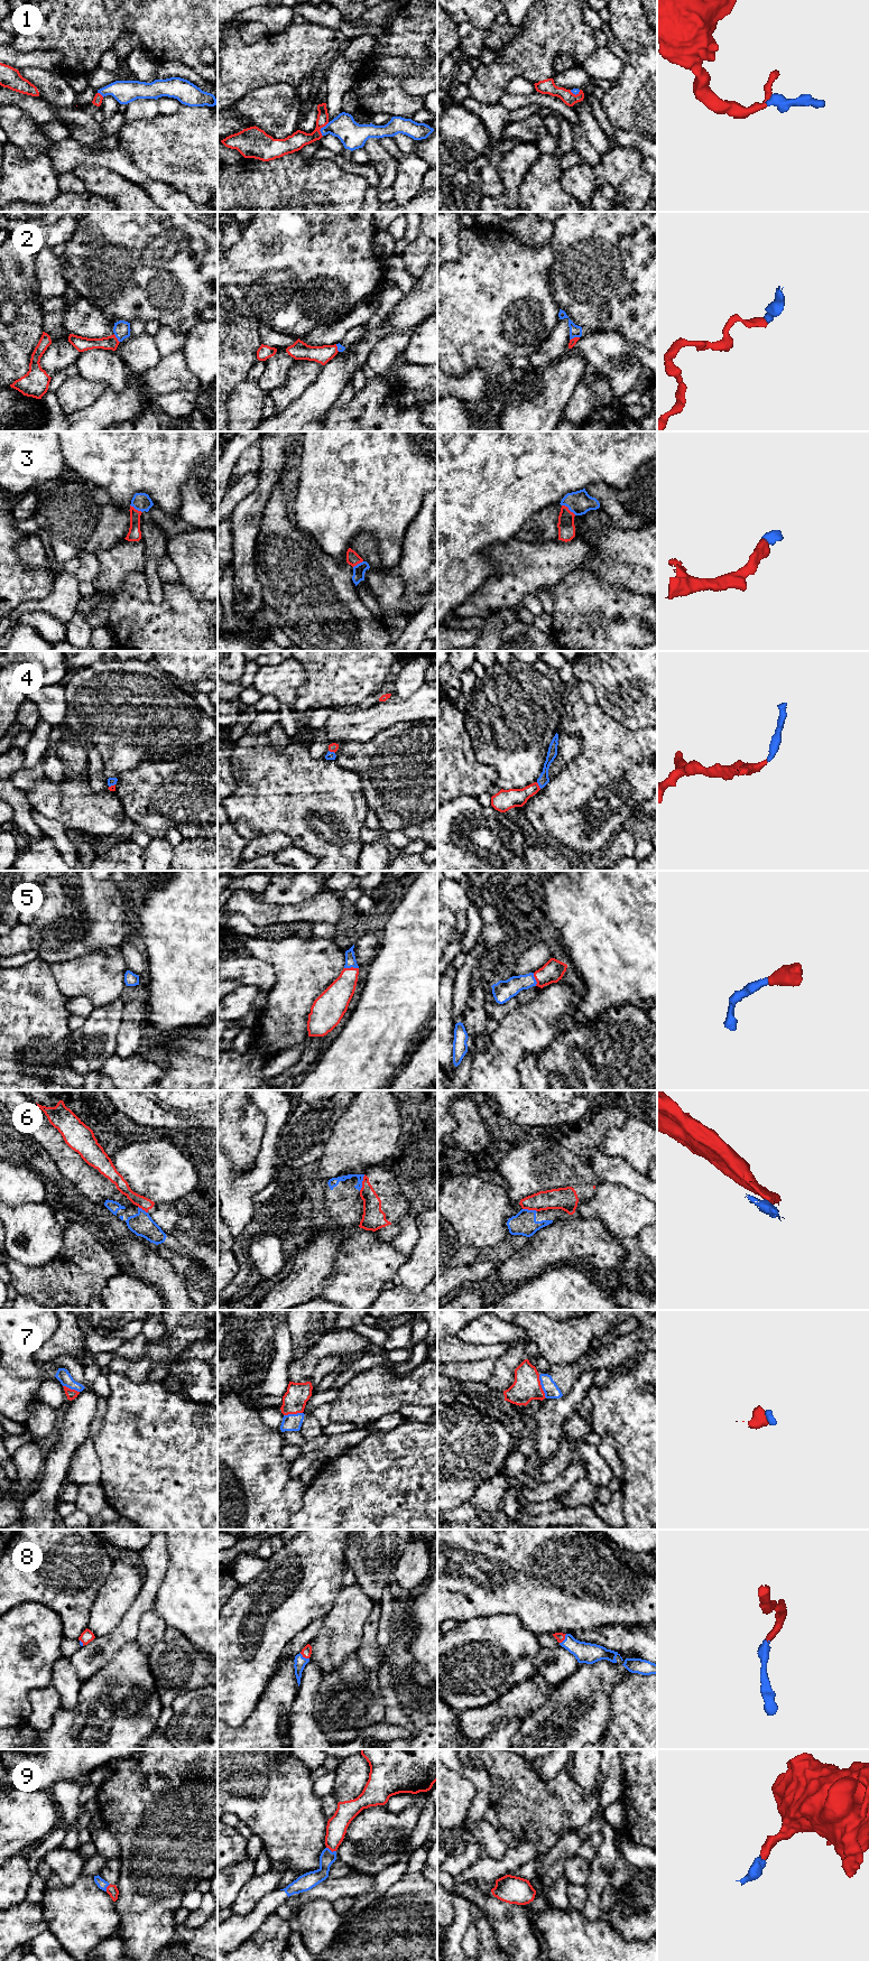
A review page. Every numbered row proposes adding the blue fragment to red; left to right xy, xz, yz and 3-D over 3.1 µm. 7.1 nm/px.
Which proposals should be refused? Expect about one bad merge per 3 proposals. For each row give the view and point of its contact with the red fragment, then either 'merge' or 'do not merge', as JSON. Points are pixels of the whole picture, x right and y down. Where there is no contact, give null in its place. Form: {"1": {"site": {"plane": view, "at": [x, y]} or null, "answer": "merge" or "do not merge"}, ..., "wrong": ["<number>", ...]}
{"1": {"site": {"plane": "xz", "at": [320, 129]}, "answer": "merge"}, "2": {"site": {"plane": "xy", "at": [117, 338]}, "answer": "merge"}, "3": {"site": {"plane": "yz", "at": [567, 509]}, "answer": "merge"}, "4": {"site": {"plane": "yz", "at": [538, 786]}, "answer": "merge"}, "5": {"site": {"plane": "xz", "at": [351, 967]}, "answer": "merge"}, "6": {"site": {"plane": "xz", "at": [362, 1182]}, "answer": "do not merge"}, "7": {"site": {"plane": "yz", "at": [541, 1386]}, "answer": "merge"}, "8": {"site": {"plane": "xz", "at": [304, 1656]}, "answer": "merge"}, "9": {"site": {"plane": "xz", "at": [331, 1850]}, "answer": "merge"}, "wrong": ["6"]}

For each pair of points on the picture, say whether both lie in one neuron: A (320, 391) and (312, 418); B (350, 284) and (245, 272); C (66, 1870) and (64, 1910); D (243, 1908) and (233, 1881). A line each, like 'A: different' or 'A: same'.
A: same
B: same
C: different
D: different

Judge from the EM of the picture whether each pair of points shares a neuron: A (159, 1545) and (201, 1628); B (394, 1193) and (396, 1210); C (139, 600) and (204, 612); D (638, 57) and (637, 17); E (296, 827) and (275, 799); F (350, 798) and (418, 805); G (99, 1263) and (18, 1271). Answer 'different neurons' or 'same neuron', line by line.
A: different neurons
B: same neuron
C: same neuron
D: same neuron
E: same neuron
F: different neurons
G: same neuron

